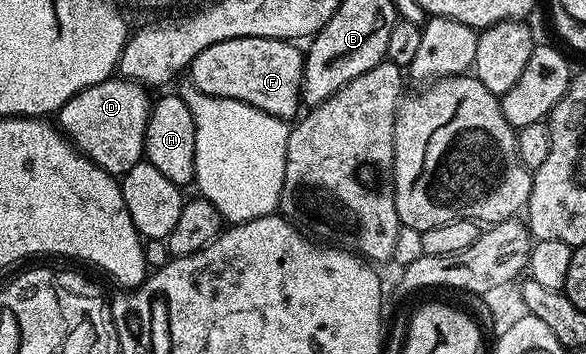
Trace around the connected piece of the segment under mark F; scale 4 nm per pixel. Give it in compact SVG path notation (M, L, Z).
M237 38L224 40L220 44L212 44L212 48L204 48L200 56L196 56L188 67L189 81L200 92L217 98L235 98L241 102L252 104L264 112L283 120L294 120L303 109L302 77L304 76L304 54L297 50L295 43L280 38Z

